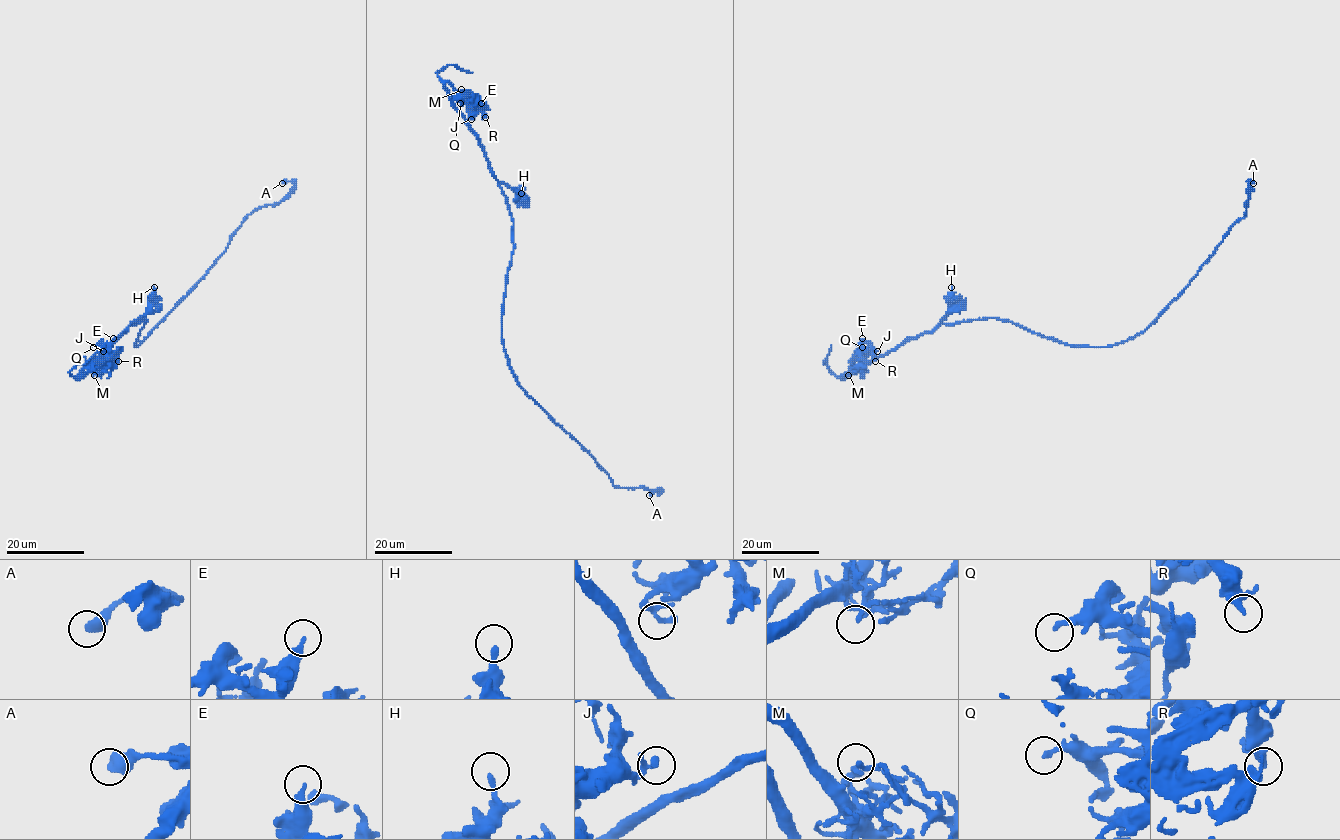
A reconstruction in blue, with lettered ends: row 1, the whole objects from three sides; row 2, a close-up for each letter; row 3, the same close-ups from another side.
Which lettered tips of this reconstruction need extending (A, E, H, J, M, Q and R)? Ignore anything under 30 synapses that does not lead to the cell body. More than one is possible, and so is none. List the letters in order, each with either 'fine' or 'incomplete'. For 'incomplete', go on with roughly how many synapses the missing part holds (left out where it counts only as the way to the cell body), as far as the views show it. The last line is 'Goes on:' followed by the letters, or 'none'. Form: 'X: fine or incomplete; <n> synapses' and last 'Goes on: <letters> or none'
A: fine
E: fine
H: fine
J: fine
M: fine
Q: fine
R: fine
Goes on: none

